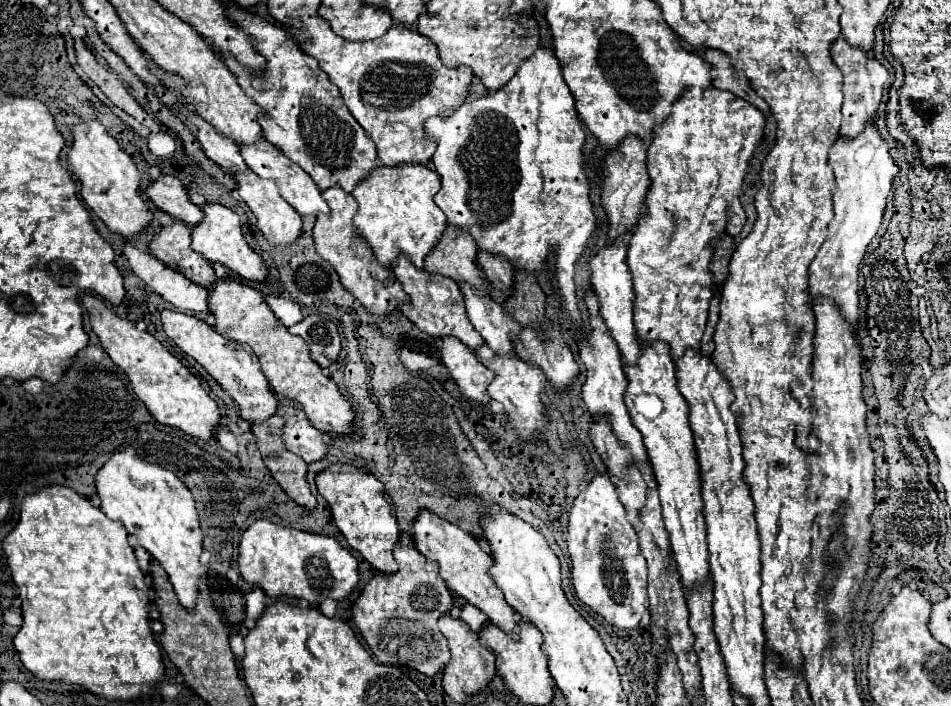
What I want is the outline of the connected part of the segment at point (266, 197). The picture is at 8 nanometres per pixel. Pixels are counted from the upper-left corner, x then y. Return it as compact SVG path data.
M248 170L248 172L236 174L236 182L238 182L240 198L242 198L242 200L248 204L248 208L254 212L254 216L256 216L256 220L258 220L258 230L264 234L264 238L266 238L270 244L288 246L288 244L294 244L294 242L300 240L302 218L300 218L300 214L298 214L282 196L278 196L276 186L272 184L272 180L262 180L262 178L258 178L252 170Z

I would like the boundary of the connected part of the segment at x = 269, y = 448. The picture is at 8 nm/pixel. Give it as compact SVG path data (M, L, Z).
M274 414L272 418L268 418L268 420L264 420L264 422L256 422L256 424L252 424L250 428L252 428L252 434L254 434L256 440L258 440L258 448L260 448L260 452L262 452L262 460L264 460L264 464L268 466L272 478L282 486L282 490L284 490L296 504L300 504L300 506L312 510L312 508L316 506L316 498L312 496L310 488L308 488L308 484L306 484L306 468L308 468L308 464L306 464L300 456L296 456L296 454L292 454L292 452L288 452L288 450L284 448L282 438L280 438L282 426L284 426L284 418L278 416L278 414Z

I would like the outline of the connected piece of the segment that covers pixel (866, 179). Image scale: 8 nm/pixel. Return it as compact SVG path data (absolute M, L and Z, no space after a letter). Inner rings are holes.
M868 124L866 132L856 136L856 140L844 140L842 136L838 136L836 144L832 146L828 164L832 166L838 184L834 192L834 220L828 224L828 236L808 268L808 294L810 300L834 300L844 320L848 320L848 324L852 326L856 344L860 346L860 338L856 332L860 270L858 266L880 230L886 198L890 194L892 180L898 174L898 166L888 154L888 144L882 140L874 124Z

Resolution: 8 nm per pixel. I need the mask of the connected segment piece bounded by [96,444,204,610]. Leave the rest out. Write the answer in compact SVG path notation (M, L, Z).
M128 444L114 452L98 470L96 492L102 512L112 520L122 520L124 528L138 536L140 546L144 546L148 554L168 572L180 604L186 610L192 610L196 606L200 578L204 576L198 560L202 552L202 530L194 508L194 498L184 482L172 470L142 460L136 446Z

